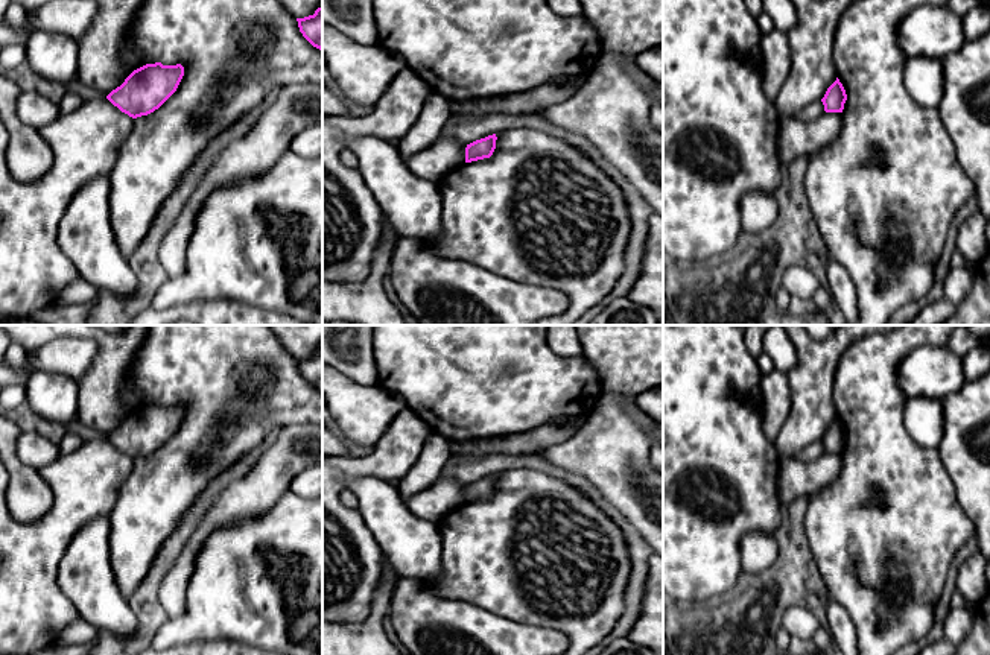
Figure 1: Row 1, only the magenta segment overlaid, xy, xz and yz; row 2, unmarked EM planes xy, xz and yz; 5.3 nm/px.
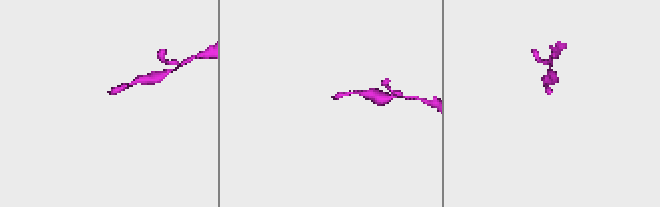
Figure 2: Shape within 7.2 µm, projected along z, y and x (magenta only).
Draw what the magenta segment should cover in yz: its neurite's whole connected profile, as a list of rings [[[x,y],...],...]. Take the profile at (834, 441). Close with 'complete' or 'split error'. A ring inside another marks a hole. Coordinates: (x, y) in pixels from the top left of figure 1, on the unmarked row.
[[[839,419],[827,429],[824,438],[821,439],[826,453],[842,453],[844,444],[847,441],[846,430]]] | complete

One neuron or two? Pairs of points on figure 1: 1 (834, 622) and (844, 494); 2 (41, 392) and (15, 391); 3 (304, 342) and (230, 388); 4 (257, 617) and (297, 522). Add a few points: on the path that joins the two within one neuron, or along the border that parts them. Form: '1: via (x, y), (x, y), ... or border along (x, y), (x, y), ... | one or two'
1: border along (829, 593), (846, 611), (855, 631) | two
2: border along (23, 386), (26, 401) | two
3: border along (279, 341), (297, 357) | two
4: via (257, 588), (253, 576), (253, 546), (268, 543) | one

